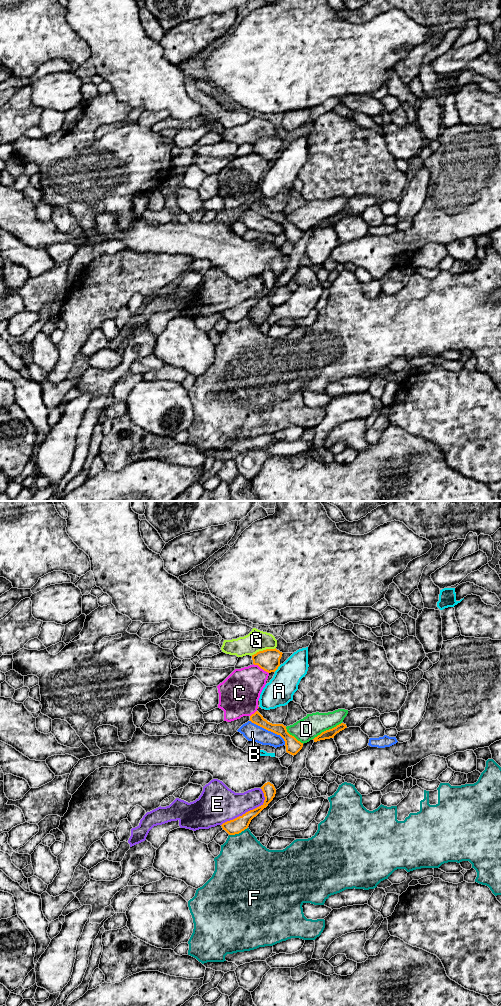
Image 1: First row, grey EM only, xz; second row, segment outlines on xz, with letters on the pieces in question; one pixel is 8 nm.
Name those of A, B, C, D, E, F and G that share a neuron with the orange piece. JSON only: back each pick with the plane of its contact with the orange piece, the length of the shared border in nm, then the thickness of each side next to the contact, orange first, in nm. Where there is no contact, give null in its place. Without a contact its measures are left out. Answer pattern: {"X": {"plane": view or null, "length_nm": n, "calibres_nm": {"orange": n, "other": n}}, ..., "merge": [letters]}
{"merge": []}

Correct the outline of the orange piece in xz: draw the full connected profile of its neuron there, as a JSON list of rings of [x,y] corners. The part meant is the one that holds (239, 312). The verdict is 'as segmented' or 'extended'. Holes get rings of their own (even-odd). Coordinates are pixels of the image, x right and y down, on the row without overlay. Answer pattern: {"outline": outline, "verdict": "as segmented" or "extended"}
{"outline": [[[267,270],[261,275],[261,277],[265,285],[264,291],[261,294],[221,313],[223,318],[225,318],[229,323],[239,322],[247,317],[251,308],[256,305],[264,296],[266,296],[273,288],[276,282],[276,277],[273,272]]], "verdict": "as segmented"}

